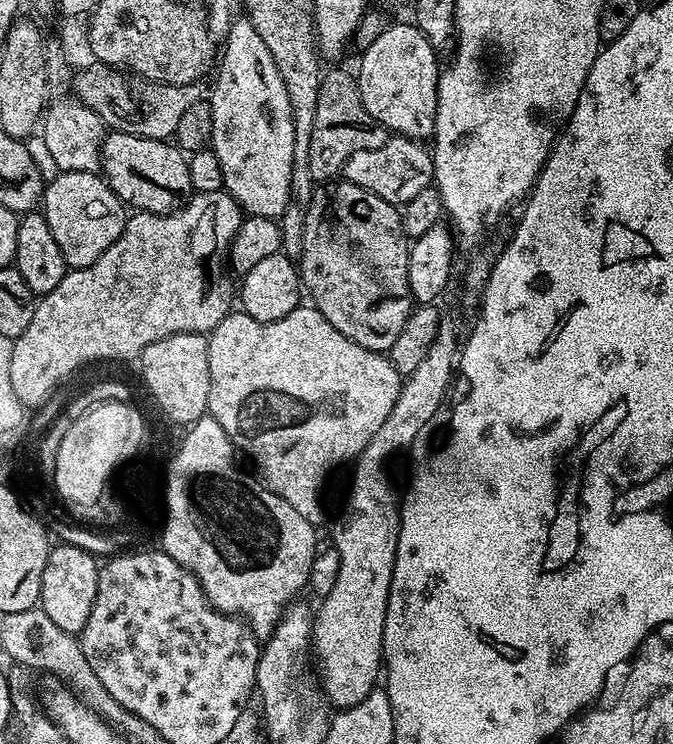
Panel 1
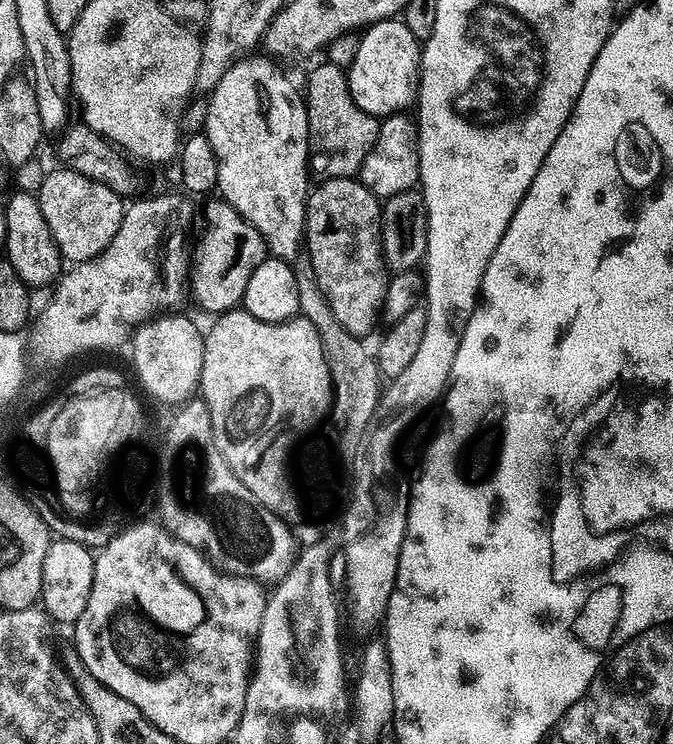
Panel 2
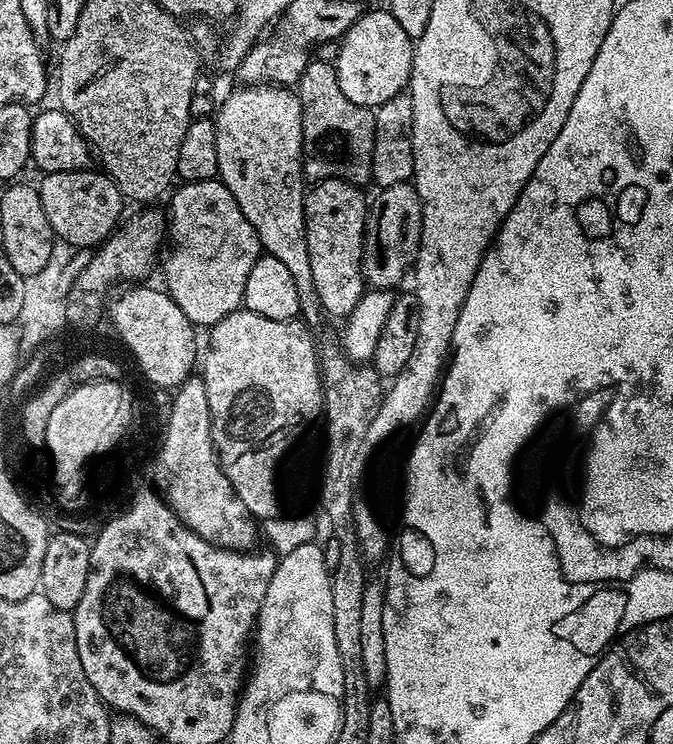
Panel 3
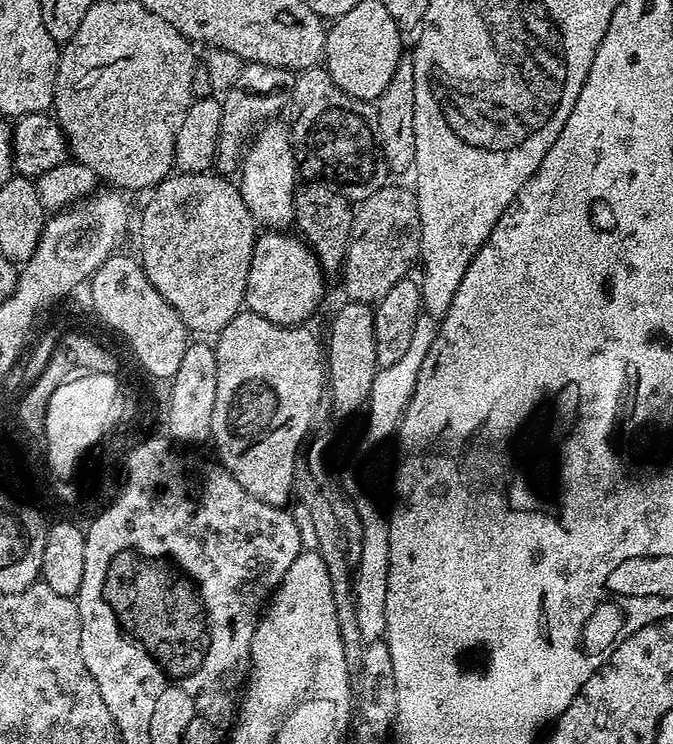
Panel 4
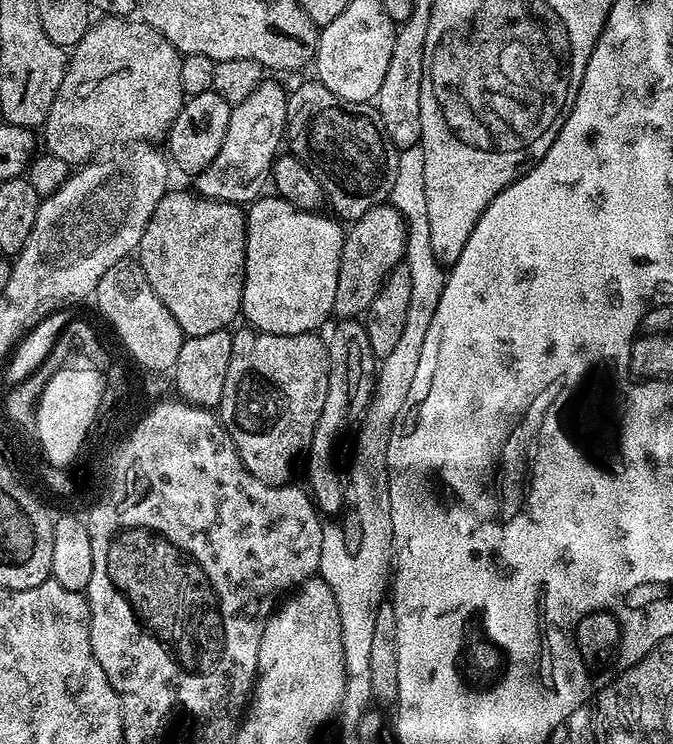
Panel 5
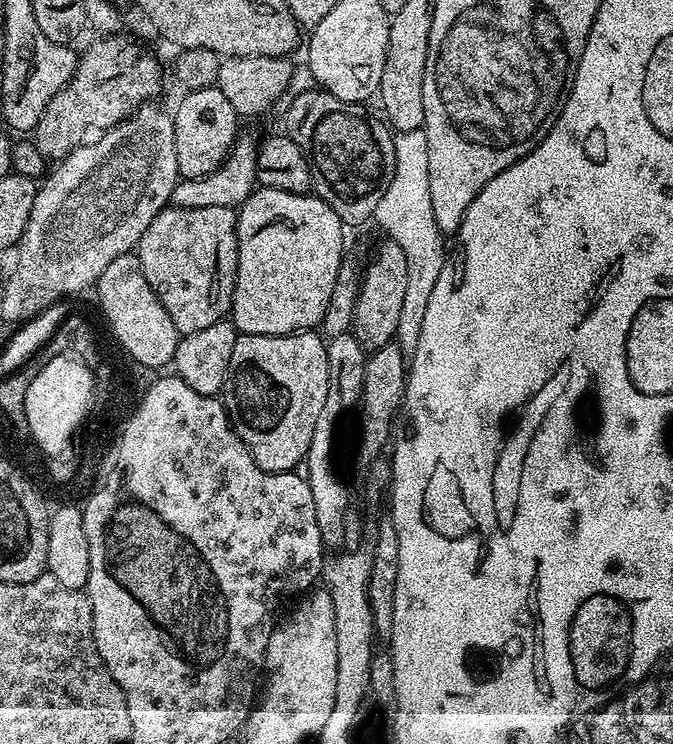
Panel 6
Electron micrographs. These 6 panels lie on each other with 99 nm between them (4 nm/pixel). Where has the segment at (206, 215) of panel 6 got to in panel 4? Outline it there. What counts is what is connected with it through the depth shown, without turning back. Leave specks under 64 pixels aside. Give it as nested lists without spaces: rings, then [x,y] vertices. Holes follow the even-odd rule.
[[[181,172],[151,189],[144,213],[139,213],[138,259],[150,286],[174,306],[189,333],[219,332],[245,307],[246,278],[258,225],[239,187],[227,175]]]

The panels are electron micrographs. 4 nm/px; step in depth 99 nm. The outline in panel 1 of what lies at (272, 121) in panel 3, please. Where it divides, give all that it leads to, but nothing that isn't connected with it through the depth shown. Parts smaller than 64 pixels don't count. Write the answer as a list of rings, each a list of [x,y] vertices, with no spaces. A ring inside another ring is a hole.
[[[238,16],[224,37],[224,52],[218,60],[216,82],[210,90],[212,137],[210,146],[222,170],[225,191],[229,192],[241,209],[251,216],[279,219],[289,202],[290,174],[293,172],[294,124],[293,110],[278,66],[253,28],[252,20]]]

